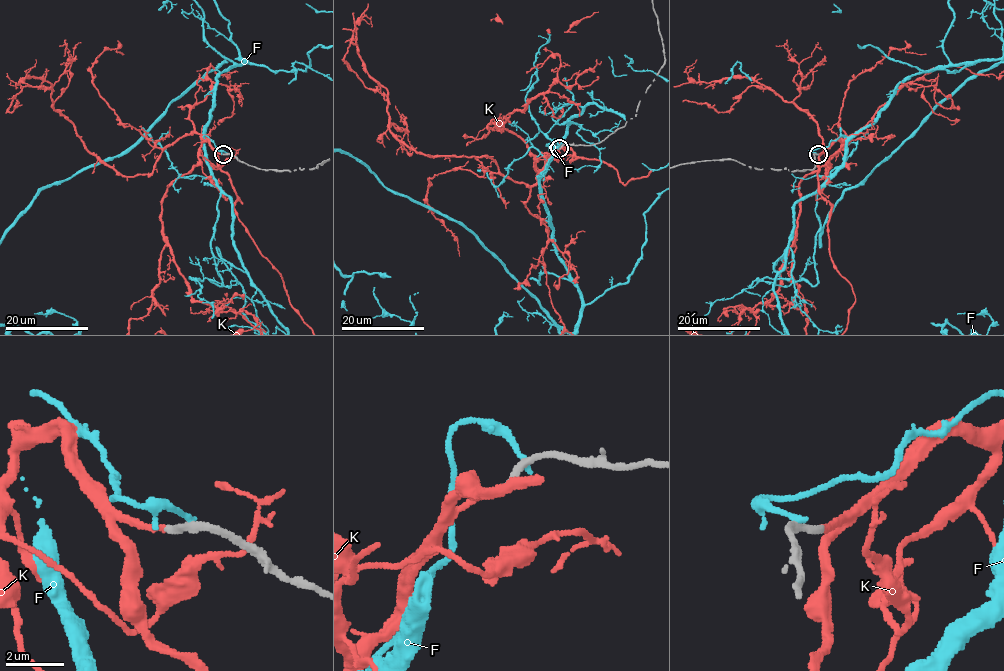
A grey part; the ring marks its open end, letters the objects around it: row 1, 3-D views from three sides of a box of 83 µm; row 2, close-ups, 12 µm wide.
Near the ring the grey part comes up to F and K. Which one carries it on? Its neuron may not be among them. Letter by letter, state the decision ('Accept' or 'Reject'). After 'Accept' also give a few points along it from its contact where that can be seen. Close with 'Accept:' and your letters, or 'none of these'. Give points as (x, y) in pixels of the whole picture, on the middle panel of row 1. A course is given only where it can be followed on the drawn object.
F: Reject
K: Accept
Accept: K

